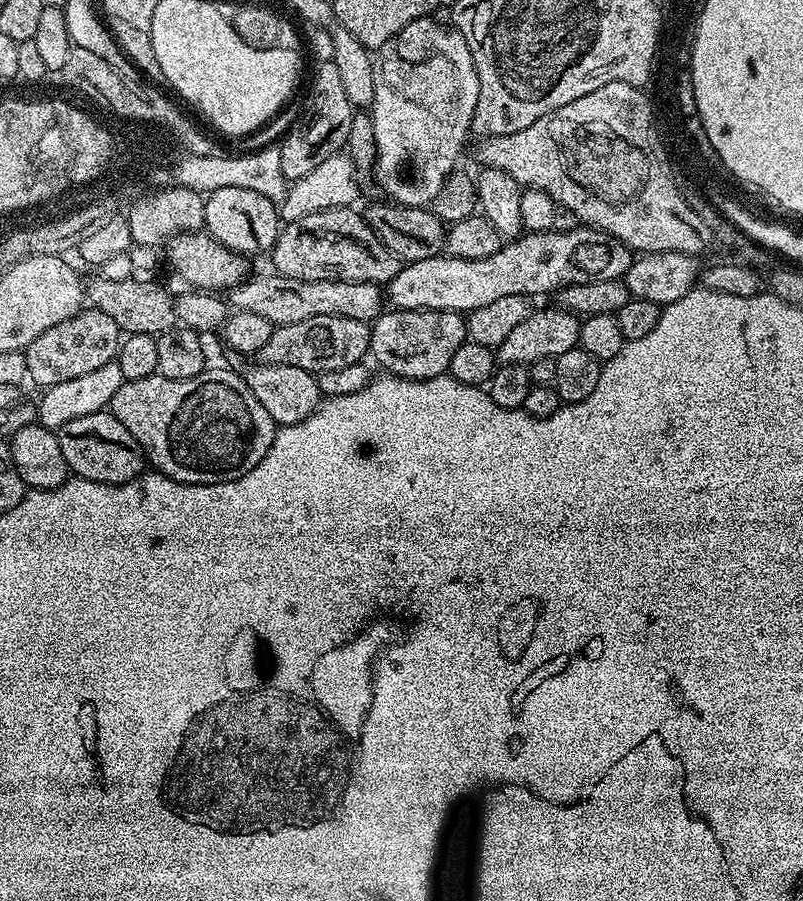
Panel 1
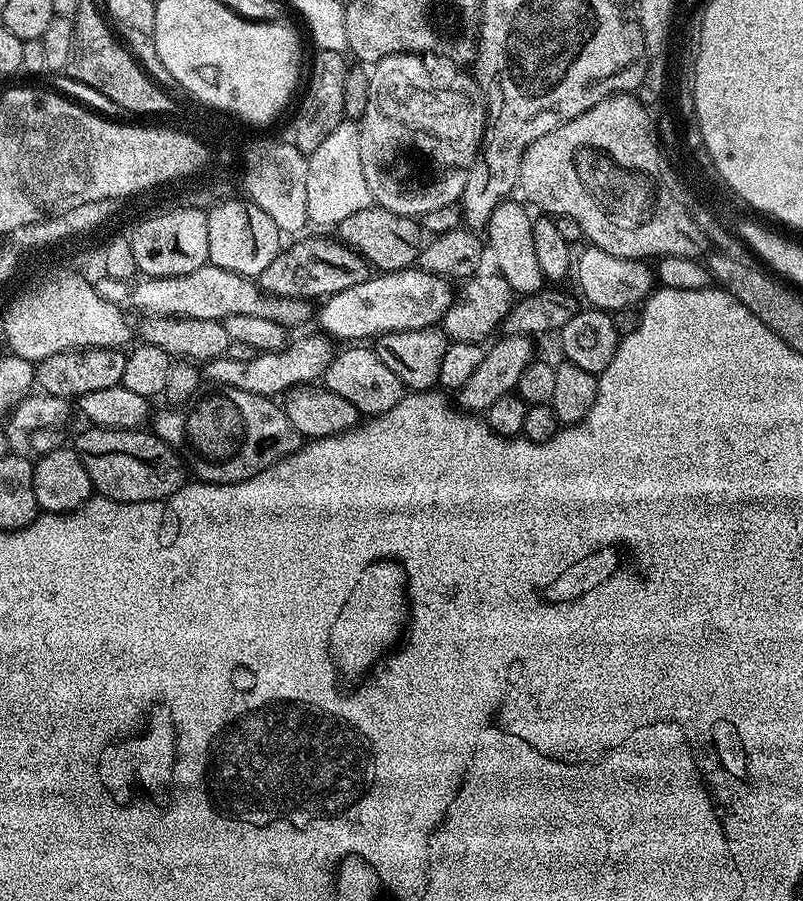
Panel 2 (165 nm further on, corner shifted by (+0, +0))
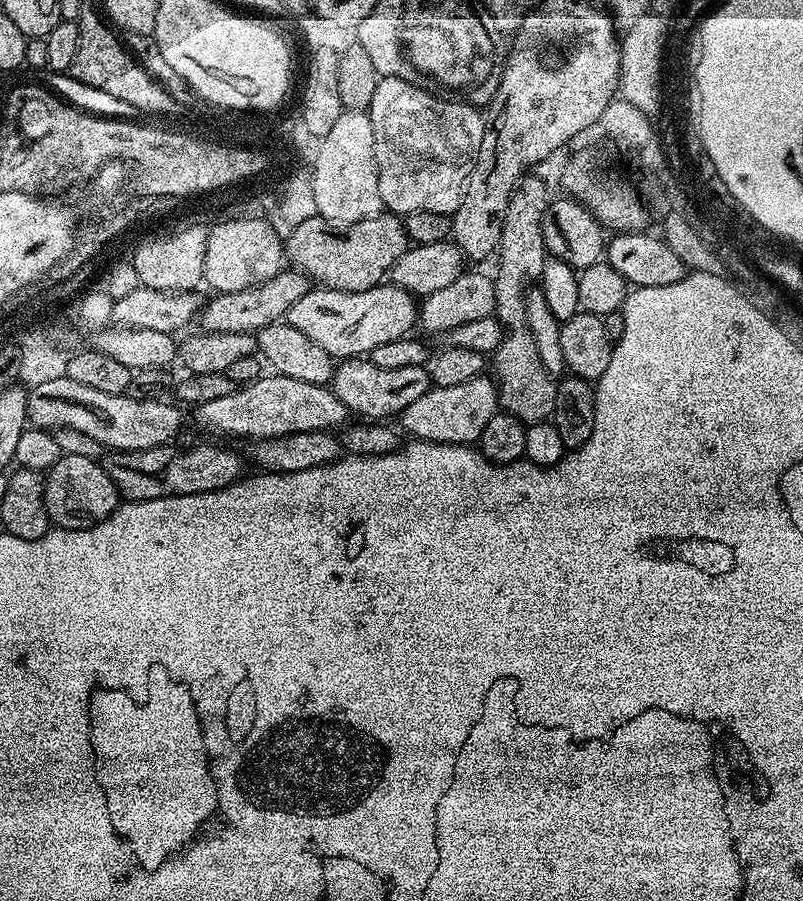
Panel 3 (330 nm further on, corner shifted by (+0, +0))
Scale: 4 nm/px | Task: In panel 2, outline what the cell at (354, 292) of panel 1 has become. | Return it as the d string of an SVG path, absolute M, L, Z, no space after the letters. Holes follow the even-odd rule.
M209 263L203 264L198 270L190 270L190 274L154 276L141 281L141 284L131 285L130 304L142 314L206 318L221 322L234 314L251 314L253 318L268 318L270 322L278 322L286 330L292 330L314 316L314 308L312 312L313 305L309 301L298 297L272 296L253 277L234 274Z

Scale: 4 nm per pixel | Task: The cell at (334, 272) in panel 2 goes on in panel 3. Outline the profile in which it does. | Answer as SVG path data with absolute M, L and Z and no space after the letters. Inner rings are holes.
M282 270L274 278L270 278L261 284L255 284L253 288L247 288L241 292L222 292L213 295L212 301L203 305L198 317L198 324L205 332L261 332L266 326L277 323L281 318L287 317L290 306L298 302L310 290L310 281L303 272L299 270Z

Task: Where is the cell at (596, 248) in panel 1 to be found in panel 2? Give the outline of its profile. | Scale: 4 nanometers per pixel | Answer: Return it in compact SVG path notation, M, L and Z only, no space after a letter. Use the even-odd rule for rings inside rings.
M419 266L403 268L401 272L376 274L366 282L358 282L358 286L350 286L350 290L331 293L323 301L323 304L325 303L324 309L321 312L319 309L318 320L320 316L321 324L319 324L319 327L337 341L348 340L344 342L364 342L367 341L364 340L367 336L375 338L386 332L430 328L439 325L443 321L445 314L448 312L448 307L454 303L454 292L452 296L451 286L453 287L445 277L425 272Z

